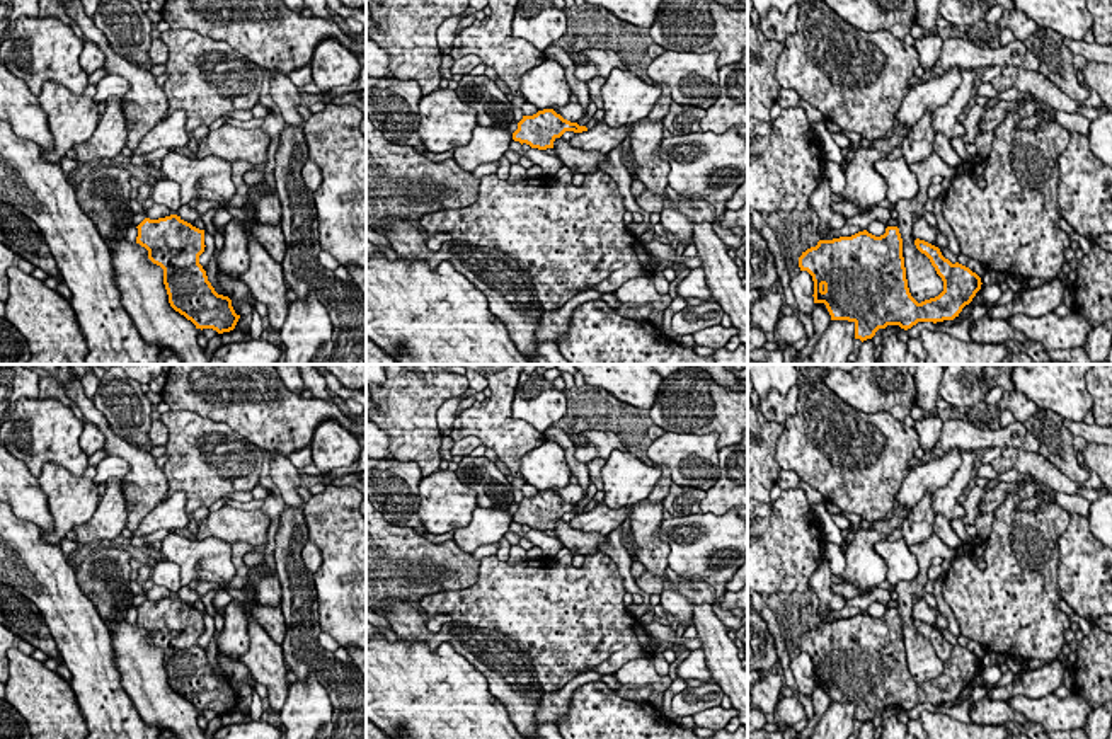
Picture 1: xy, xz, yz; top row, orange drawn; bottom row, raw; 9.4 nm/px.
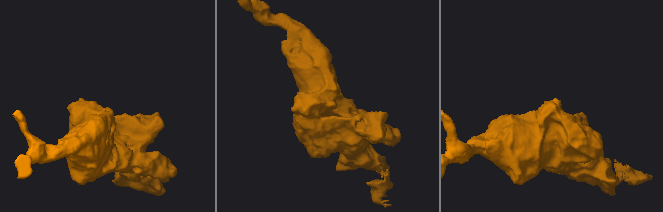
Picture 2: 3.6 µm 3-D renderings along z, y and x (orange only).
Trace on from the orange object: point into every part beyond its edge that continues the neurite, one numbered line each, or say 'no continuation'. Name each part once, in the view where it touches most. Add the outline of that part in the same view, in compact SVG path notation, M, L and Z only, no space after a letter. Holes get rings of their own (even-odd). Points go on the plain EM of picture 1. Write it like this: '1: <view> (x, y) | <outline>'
no continuation

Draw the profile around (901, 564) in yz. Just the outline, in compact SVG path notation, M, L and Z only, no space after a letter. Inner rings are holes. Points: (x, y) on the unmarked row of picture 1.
M884 538L874 545L874 550L886 562L886 579L891 586L918 576L920 567L916 557L911 553L904 540L889 541Z

